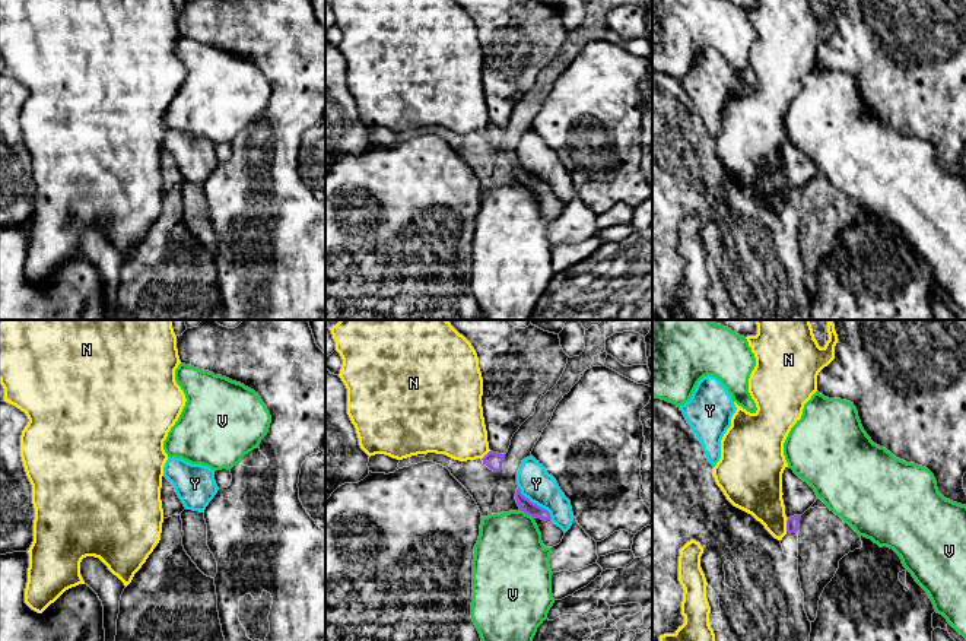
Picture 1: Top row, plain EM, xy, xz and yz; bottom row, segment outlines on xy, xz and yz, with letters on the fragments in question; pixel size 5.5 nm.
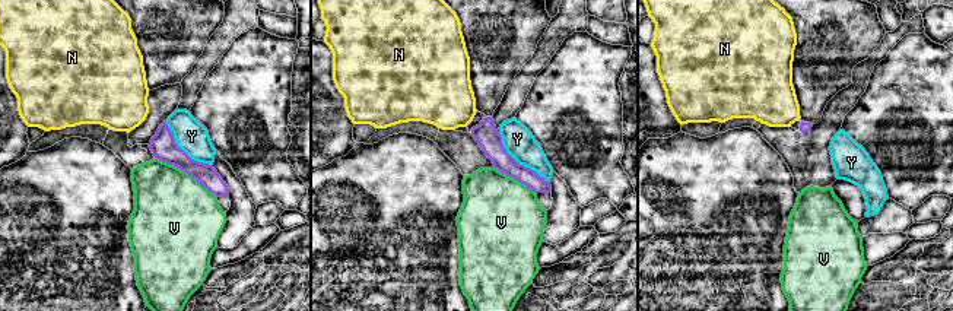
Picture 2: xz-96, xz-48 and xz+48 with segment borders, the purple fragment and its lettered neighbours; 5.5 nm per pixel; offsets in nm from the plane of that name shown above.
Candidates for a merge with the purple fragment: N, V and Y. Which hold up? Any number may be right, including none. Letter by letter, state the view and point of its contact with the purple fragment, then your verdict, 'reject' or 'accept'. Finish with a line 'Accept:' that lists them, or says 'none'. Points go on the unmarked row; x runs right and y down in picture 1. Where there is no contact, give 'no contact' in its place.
N: meets purple in yz at (787, 199); reject
V: meets purple in xz at (526, 186); reject
Y: meets purple in xz at (536, 177); reject
Accept: none

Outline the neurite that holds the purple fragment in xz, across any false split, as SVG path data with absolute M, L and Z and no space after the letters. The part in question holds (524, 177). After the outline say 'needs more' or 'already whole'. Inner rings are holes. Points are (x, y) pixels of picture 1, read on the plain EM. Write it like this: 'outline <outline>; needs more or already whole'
outline M519 161L517 162L515 172L517 172L519 183L524 184L525 187L536 190L536 191L541 191L541 193L552 193L550 185L538 180L537 177L531 175L528 171L525 171L521 166Z; already whole

